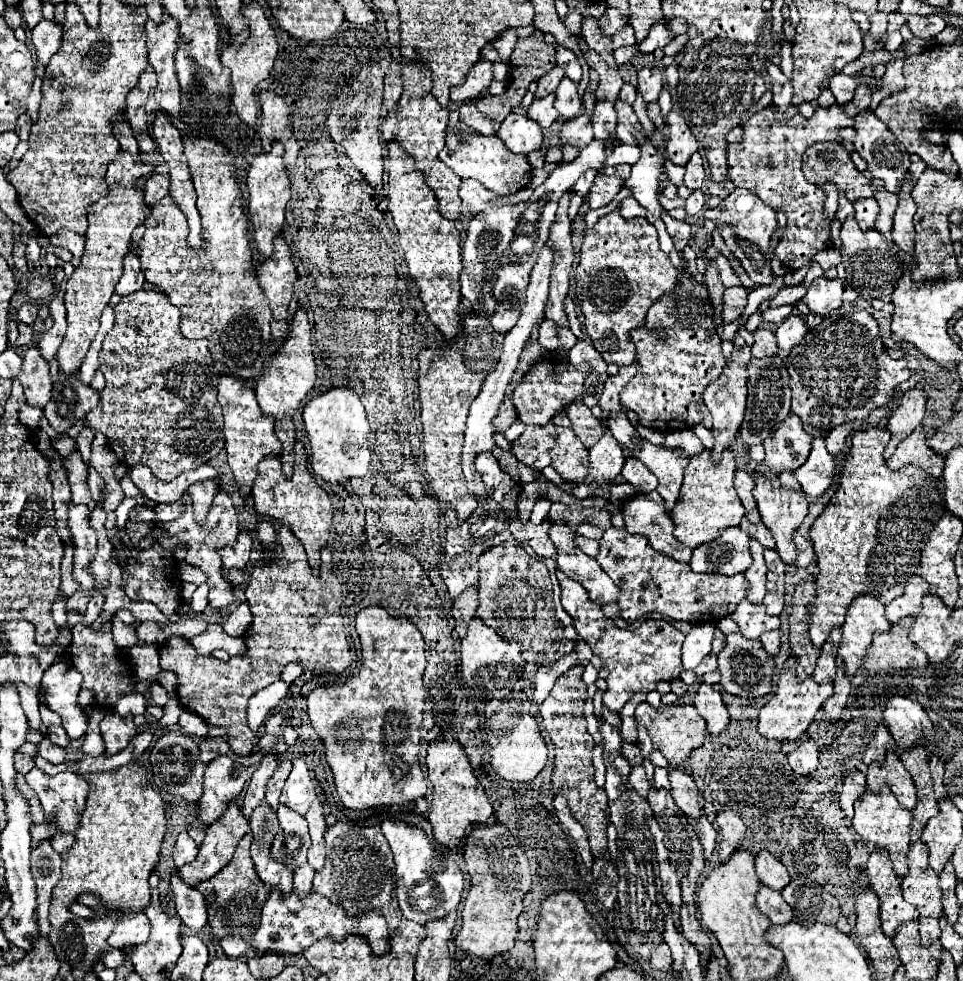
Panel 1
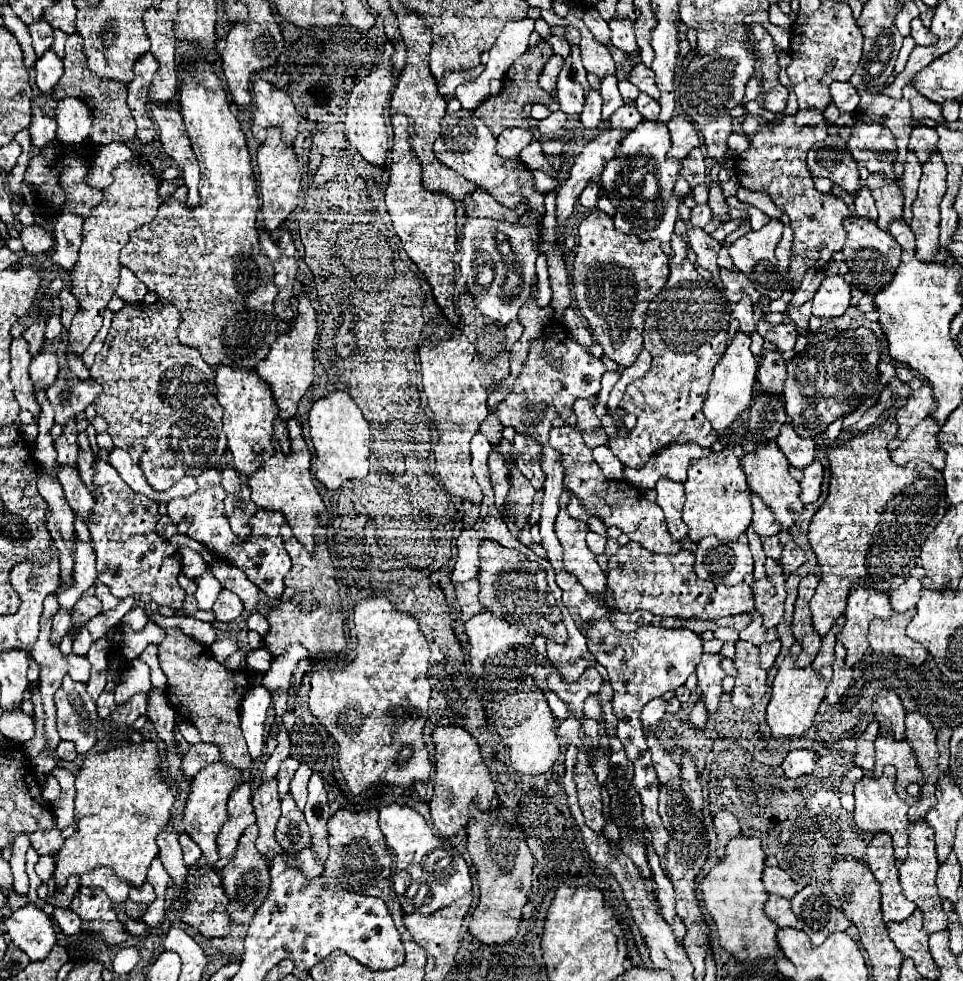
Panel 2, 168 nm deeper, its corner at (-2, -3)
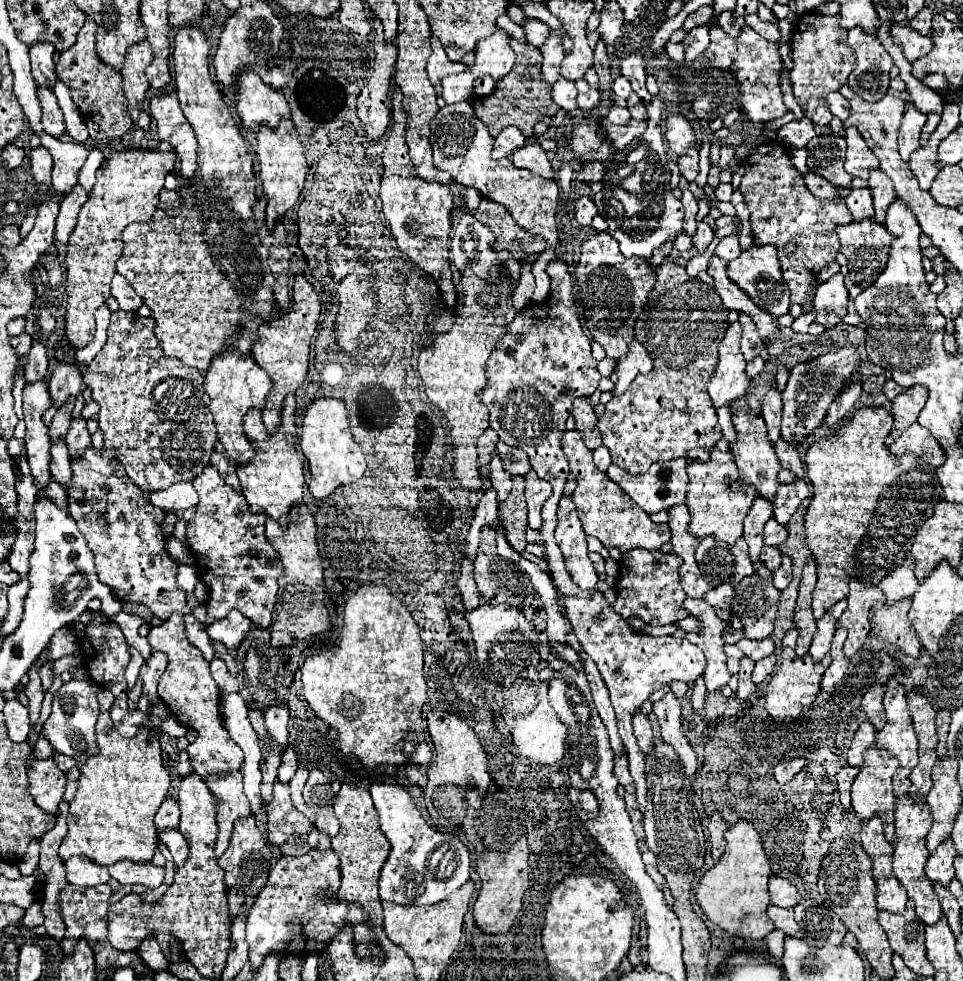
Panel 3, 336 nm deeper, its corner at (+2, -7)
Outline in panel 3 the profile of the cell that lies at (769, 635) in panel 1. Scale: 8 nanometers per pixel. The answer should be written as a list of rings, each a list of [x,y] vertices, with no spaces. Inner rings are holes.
[[[766,656],[762,660],[756,662],[756,668],[752,672],[752,682],[754,684],[762,684],[774,670],[774,664],[776,664],[776,658],[774,656]]]

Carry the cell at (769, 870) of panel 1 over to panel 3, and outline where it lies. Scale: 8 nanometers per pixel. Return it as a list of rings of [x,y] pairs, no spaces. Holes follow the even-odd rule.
[[[772,876],[768,890],[770,890],[770,898],[772,898],[772,904],[774,904],[774,906],[794,908],[794,906],[800,902],[800,894],[798,894],[796,886],[792,886],[792,884],[790,884],[788,880],[784,880],[784,878]]]

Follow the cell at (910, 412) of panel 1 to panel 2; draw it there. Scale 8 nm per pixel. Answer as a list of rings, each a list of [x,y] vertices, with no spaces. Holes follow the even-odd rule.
[[[922,386],[920,390],[914,390],[896,412],[896,422],[898,422],[896,442],[902,442],[912,432],[912,428],[920,424],[932,410],[934,410],[932,388]]]

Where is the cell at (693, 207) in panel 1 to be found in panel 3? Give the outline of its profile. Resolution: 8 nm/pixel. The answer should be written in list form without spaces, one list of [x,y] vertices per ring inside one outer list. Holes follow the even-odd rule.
[[[698,222],[698,230],[696,230],[694,236],[692,236],[692,242],[694,242],[696,250],[698,250],[700,254],[706,252],[706,248],[710,246],[712,240],[714,240],[714,232],[712,232],[712,228],[710,228],[706,222]]]

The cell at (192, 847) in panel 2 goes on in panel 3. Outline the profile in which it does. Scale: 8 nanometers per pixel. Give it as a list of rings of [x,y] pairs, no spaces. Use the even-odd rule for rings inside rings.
[[[166,830],[166,832],[160,834],[158,838],[160,838],[160,842],[164,842],[166,848],[170,850],[176,866],[182,866],[182,864],[186,862],[186,858],[188,858],[188,850],[190,850],[190,848],[188,848],[188,842],[184,840],[184,836],[182,836],[178,830]]]

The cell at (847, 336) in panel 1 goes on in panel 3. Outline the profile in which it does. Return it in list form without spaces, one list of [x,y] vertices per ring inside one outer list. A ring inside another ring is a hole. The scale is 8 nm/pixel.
[[[842,348],[842,350],[836,350],[836,352],[824,354],[820,358],[814,358],[810,362],[796,364],[790,370],[788,384],[782,390],[782,402],[784,402],[782,438],[788,444],[792,444],[792,446],[800,444],[800,440],[804,440],[814,428],[820,426],[820,422],[826,418],[828,406],[832,404],[832,400],[842,392],[846,382],[856,372],[858,360],[860,360],[860,354],[858,354],[856,348]]]

